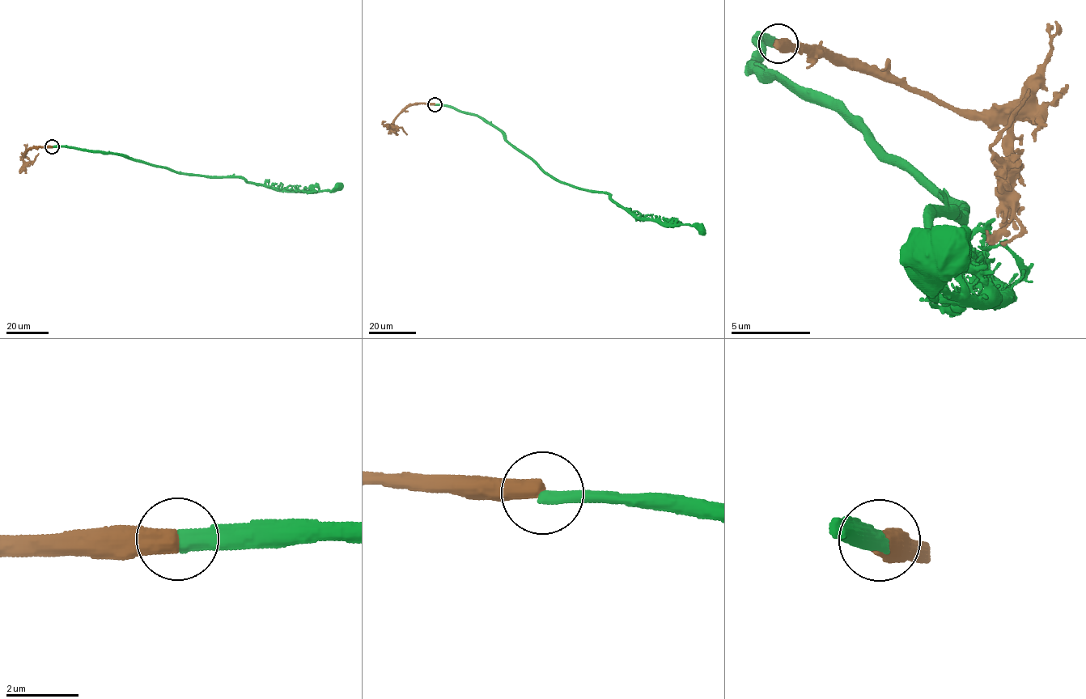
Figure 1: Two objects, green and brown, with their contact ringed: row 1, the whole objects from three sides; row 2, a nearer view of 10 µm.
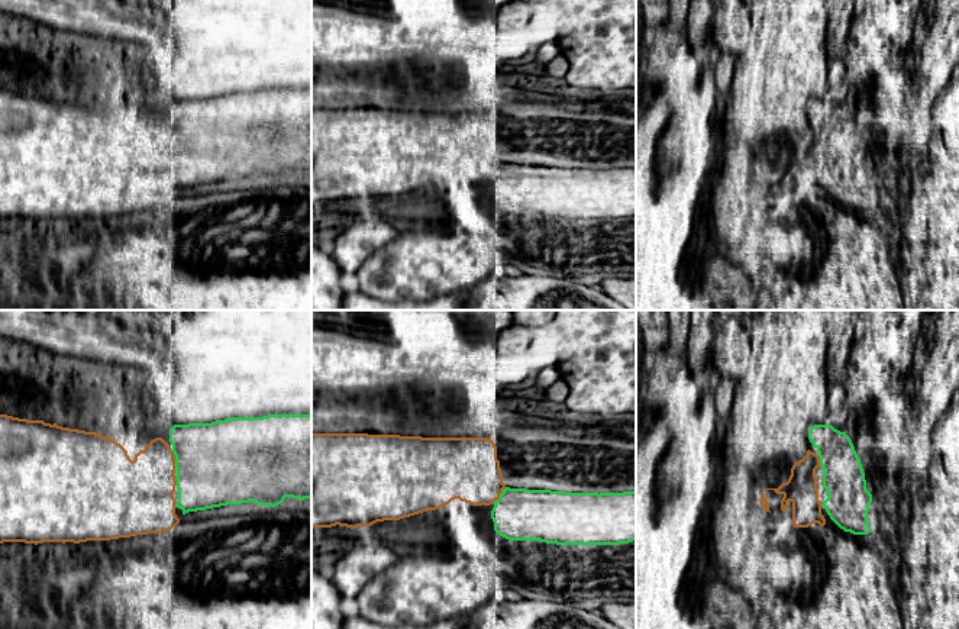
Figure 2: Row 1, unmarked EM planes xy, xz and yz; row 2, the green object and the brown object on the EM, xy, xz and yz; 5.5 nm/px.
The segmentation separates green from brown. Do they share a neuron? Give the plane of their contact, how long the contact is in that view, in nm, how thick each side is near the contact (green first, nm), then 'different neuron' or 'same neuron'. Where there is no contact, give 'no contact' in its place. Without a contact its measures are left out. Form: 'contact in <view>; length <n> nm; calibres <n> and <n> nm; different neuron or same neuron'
contact in xy; length 100 nm; calibres 460 and 360 nm; same neuron

